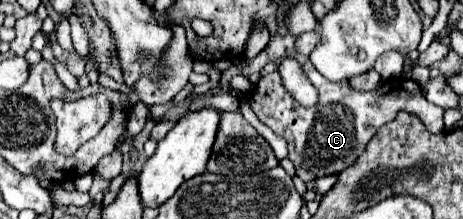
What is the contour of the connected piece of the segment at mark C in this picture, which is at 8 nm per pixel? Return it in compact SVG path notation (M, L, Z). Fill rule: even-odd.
M310 62L304 64L304 72L312 86L318 90L316 108L304 108L302 104L298 104L282 86L278 72L262 76L260 82L254 84L254 88L248 94L244 94L244 100L250 104L252 112L260 118L260 122L270 126L278 136L288 140L288 158L294 162L296 176L304 182L328 174L340 174L354 162L354 158L362 154L376 130L382 124L392 122L396 114L402 110L420 116L420 122L426 126L428 132L444 132L444 110L430 104L424 98L420 84L410 78L384 82L382 86L370 92L356 92L348 82L332 84L330 80L324 80L324 76L320 76L320 72L316 72L316 68Z

